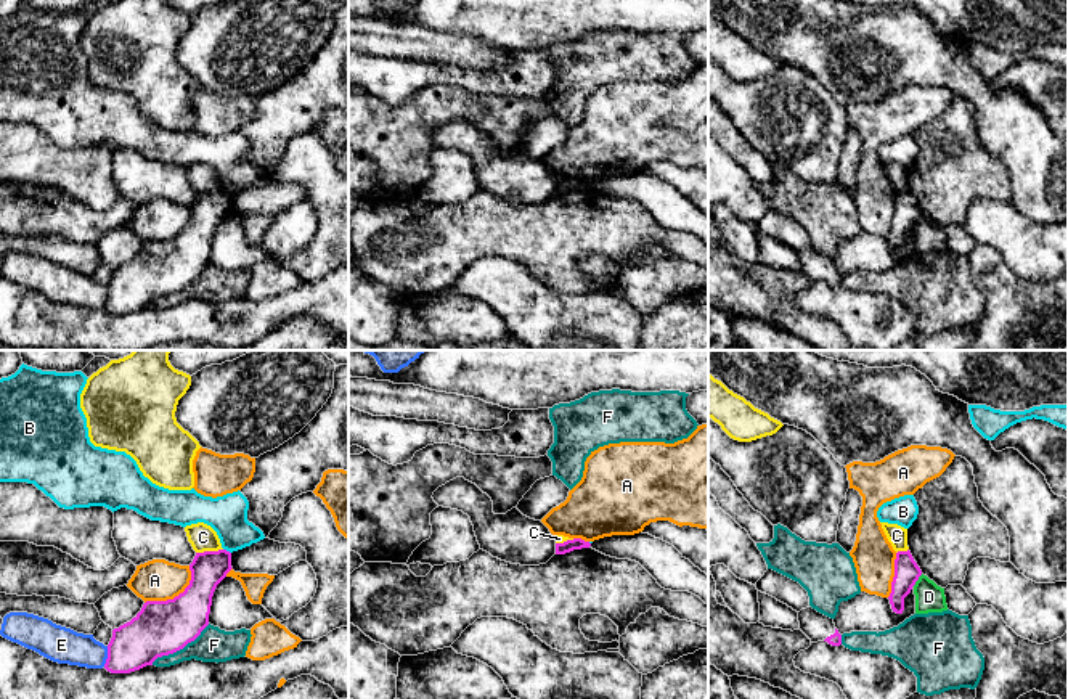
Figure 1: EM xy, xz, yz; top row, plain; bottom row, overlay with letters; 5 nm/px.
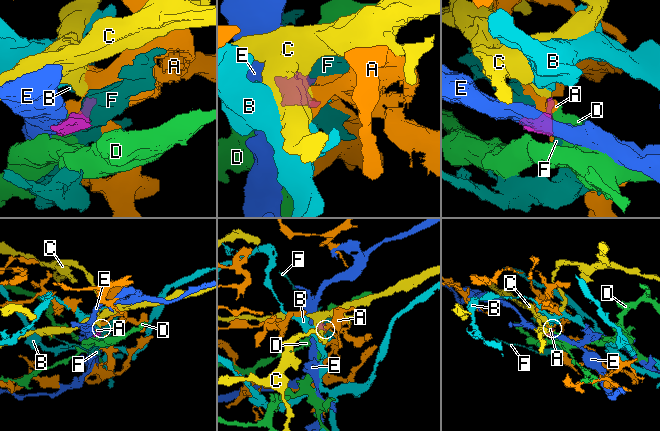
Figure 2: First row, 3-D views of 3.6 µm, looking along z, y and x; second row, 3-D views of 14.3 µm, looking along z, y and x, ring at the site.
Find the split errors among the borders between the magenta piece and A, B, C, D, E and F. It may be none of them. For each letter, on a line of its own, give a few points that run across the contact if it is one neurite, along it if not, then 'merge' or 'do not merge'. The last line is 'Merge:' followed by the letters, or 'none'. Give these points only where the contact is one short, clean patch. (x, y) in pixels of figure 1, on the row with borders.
A: line xy (190, 566), (190, 584), (182, 592), (172, 598), (145, 603); do not merge
B: line xy (224, 548), (230, 553); do not merge
C: line xy (222, 548), (196, 553); do not merge
D: do not merge
E: line xy (108, 646), (103, 666); do not merge
F: do not merge
Merge: none

